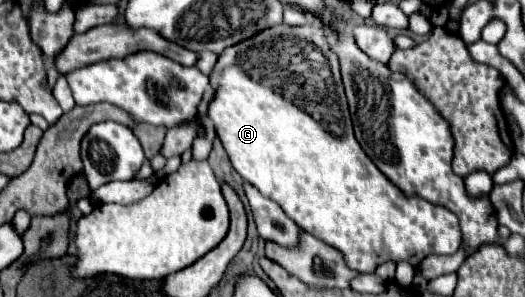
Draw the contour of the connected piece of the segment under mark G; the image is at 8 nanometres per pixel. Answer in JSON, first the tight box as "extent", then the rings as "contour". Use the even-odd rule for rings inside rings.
{"extent":[208,26,460,274],"contour":[[[274,26],[230,46],[214,66],[210,86],[216,94],[210,102],[208,118],[214,122],[236,172],[264,196],[278,202],[302,230],[340,250],[350,270],[372,274],[388,260],[406,260],[418,268],[418,262],[430,254],[454,254],[460,248],[458,216],[420,196],[400,192],[354,138],[336,54],[314,26]]]}

